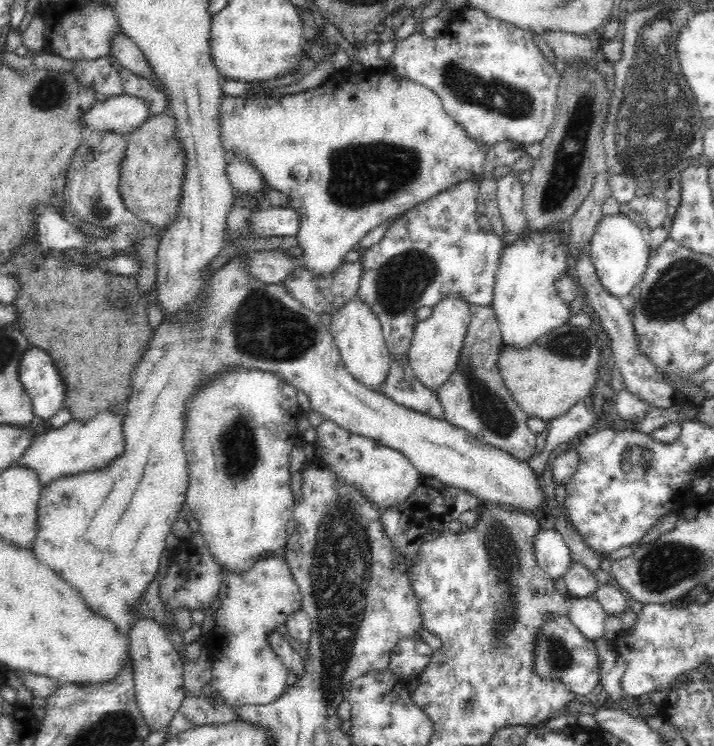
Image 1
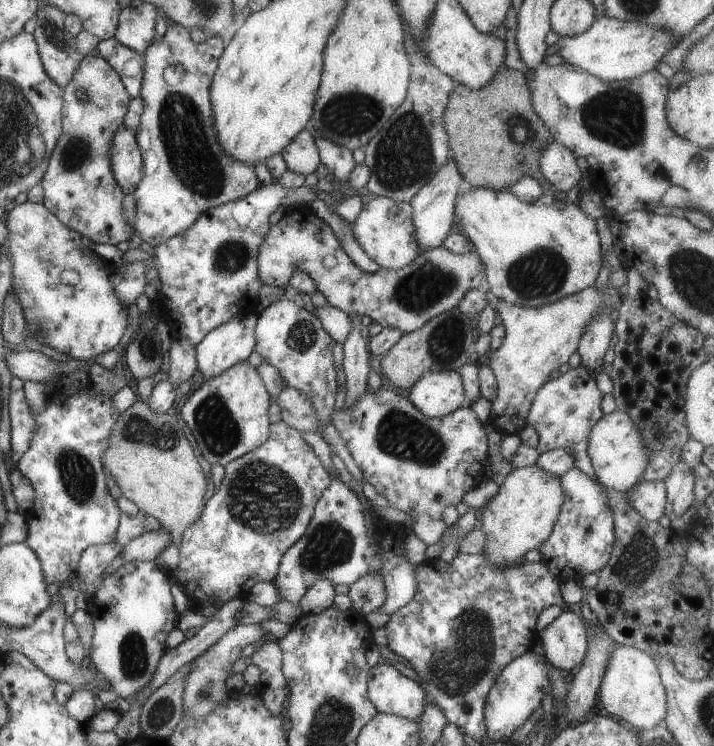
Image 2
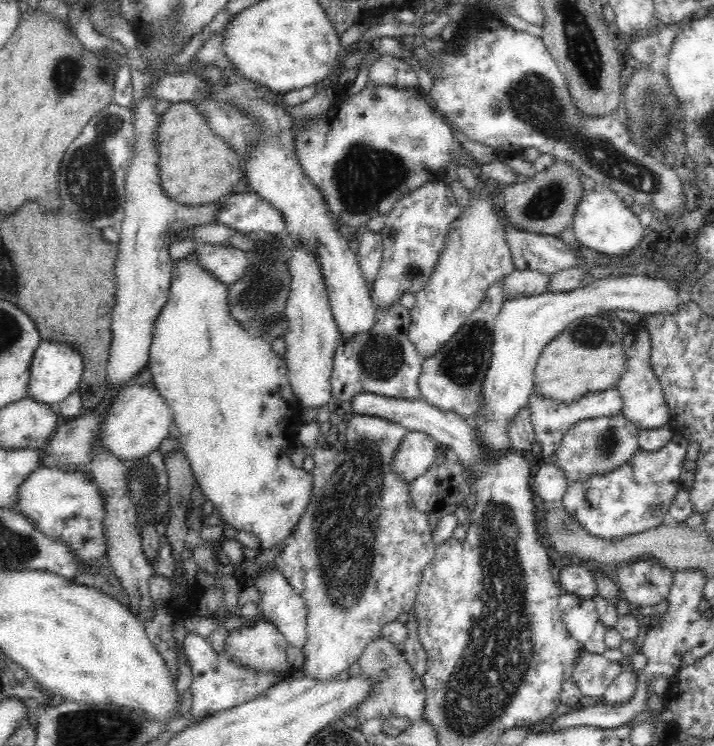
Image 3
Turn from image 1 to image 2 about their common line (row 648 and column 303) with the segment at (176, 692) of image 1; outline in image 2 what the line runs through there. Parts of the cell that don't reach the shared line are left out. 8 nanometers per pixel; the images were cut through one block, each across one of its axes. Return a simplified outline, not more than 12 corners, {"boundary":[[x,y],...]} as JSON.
{"boundary":[[302,129],[281,152],[308,176],[321,163],[315,136]]}

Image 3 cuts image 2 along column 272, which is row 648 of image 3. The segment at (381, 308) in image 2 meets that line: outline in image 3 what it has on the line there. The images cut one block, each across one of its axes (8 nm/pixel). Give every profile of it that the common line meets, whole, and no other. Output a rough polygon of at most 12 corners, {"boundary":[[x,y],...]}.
{"boundary":[[263,619],[232,629],[227,655],[256,672],[292,673],[284,635]]}

